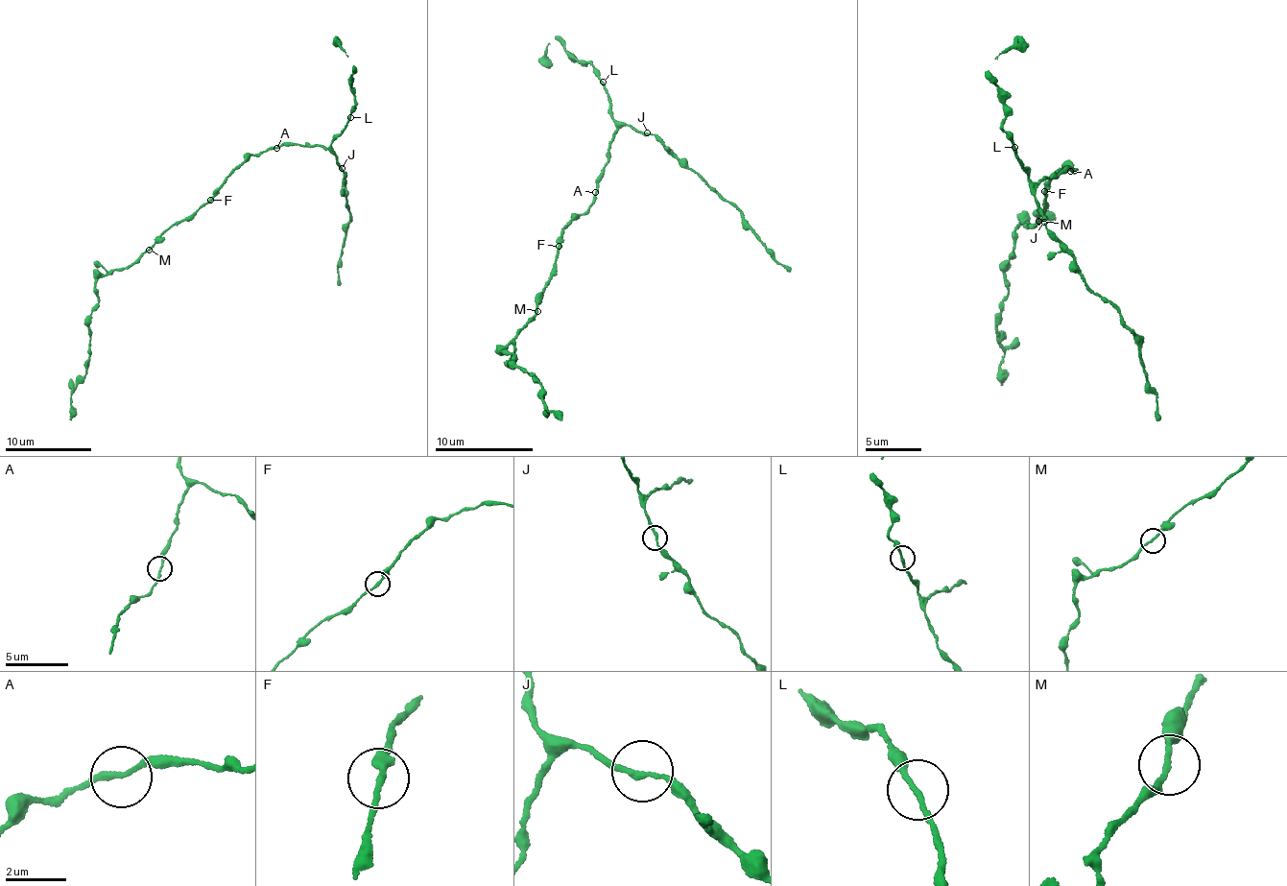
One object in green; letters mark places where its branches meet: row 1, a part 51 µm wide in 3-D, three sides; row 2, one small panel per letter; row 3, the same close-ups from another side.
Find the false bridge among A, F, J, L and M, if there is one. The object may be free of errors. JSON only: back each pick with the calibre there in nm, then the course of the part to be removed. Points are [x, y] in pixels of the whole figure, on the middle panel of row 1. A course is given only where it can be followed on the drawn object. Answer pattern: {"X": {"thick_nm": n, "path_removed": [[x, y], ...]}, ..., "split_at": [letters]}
{"split_at": []}

